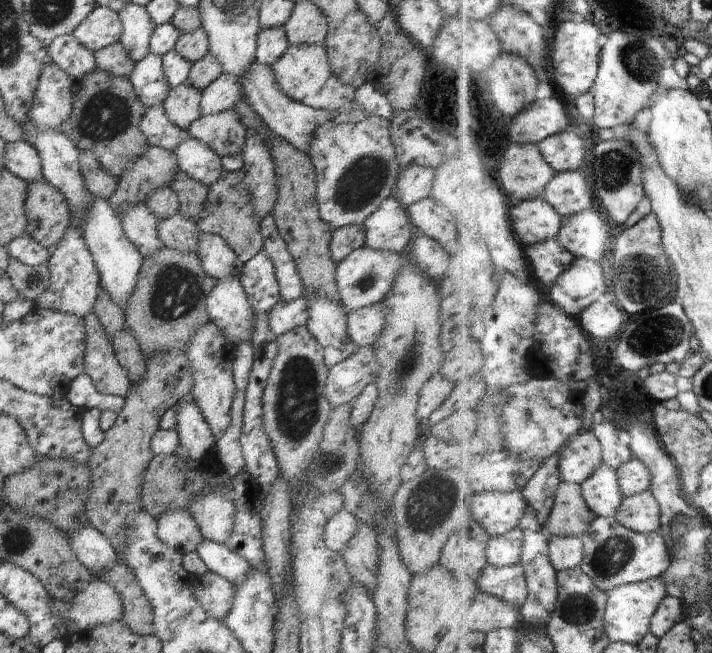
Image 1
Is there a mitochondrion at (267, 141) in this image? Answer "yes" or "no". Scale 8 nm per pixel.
no

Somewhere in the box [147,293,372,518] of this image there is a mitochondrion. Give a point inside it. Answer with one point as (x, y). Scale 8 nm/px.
(297, 409)

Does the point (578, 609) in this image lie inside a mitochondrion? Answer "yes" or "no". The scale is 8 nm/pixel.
yes

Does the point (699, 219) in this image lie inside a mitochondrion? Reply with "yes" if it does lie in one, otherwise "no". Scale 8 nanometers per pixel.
no

